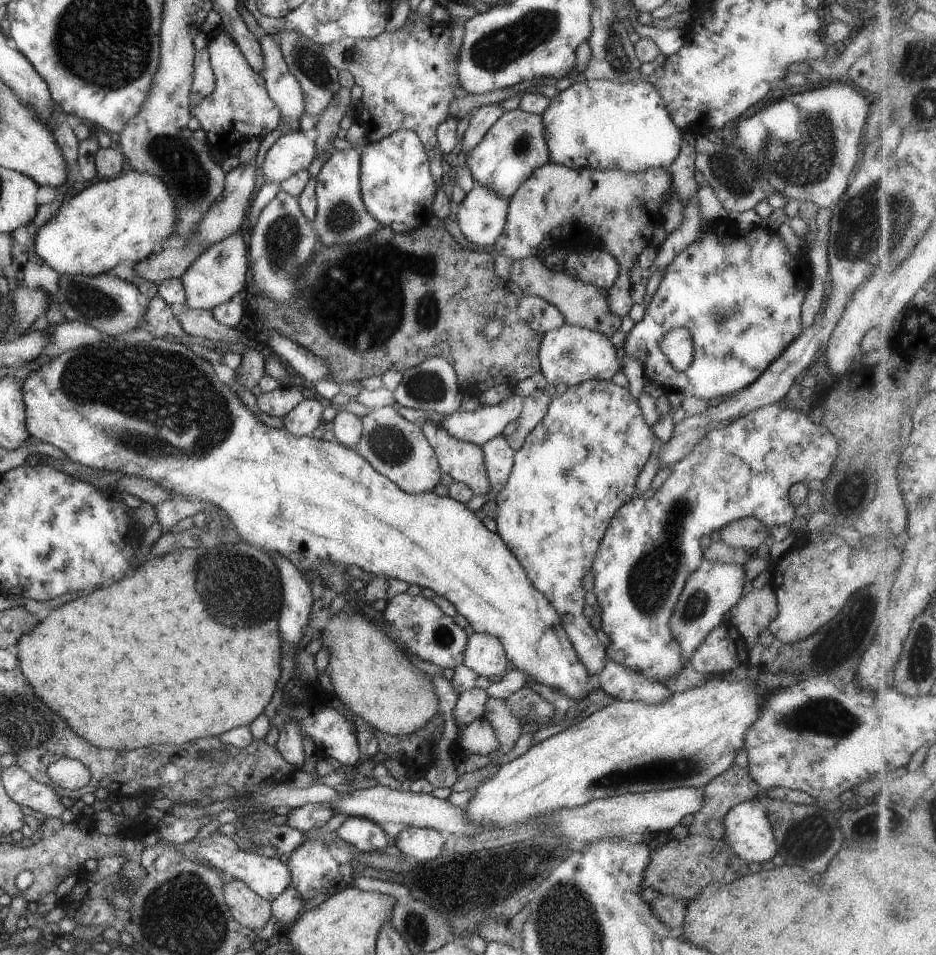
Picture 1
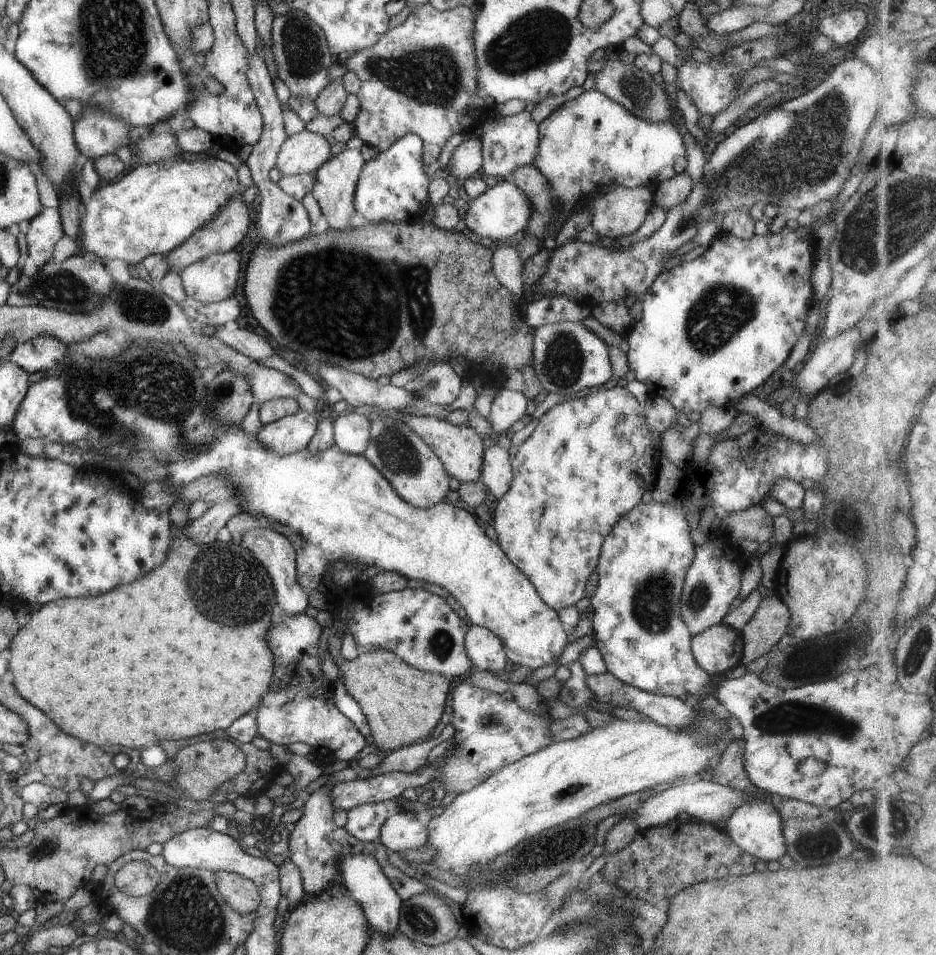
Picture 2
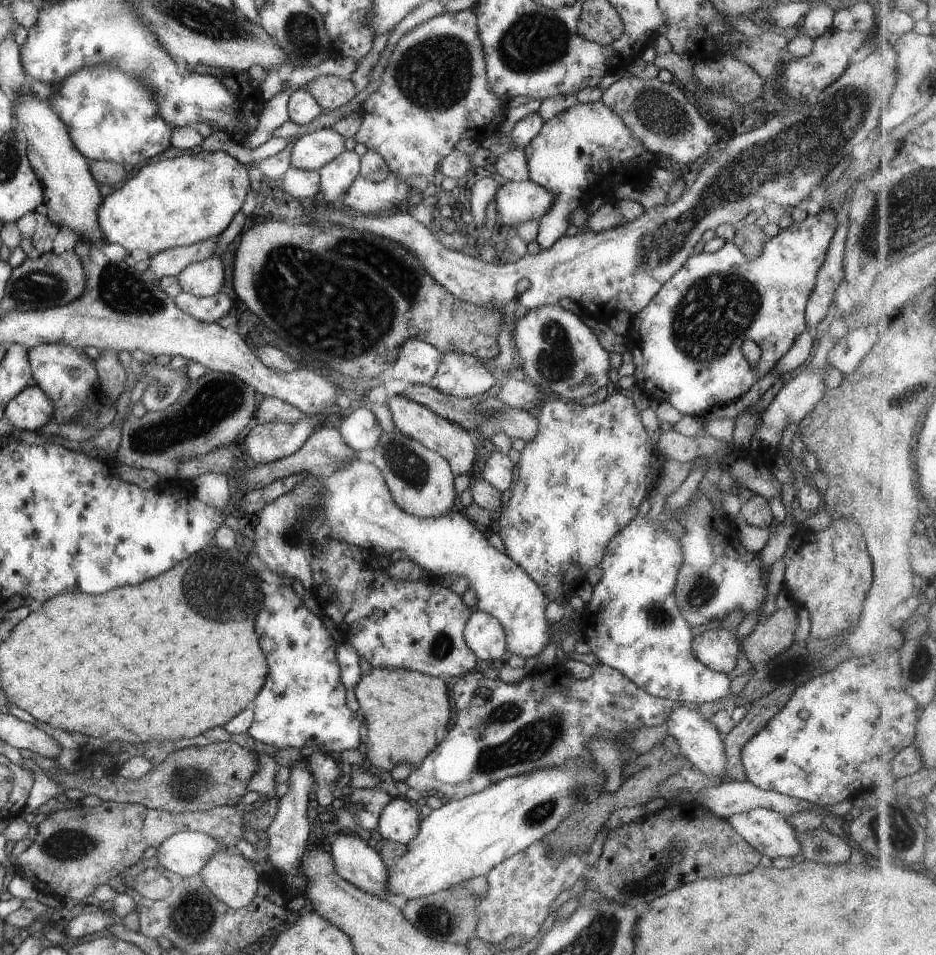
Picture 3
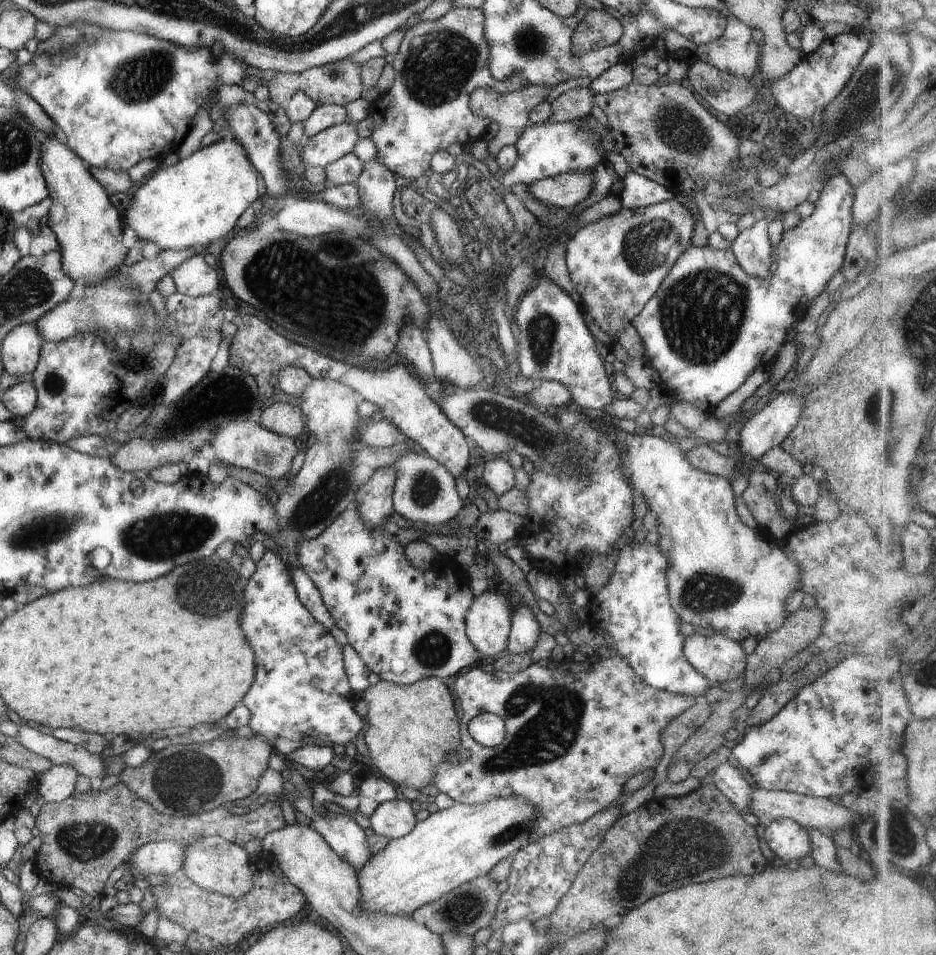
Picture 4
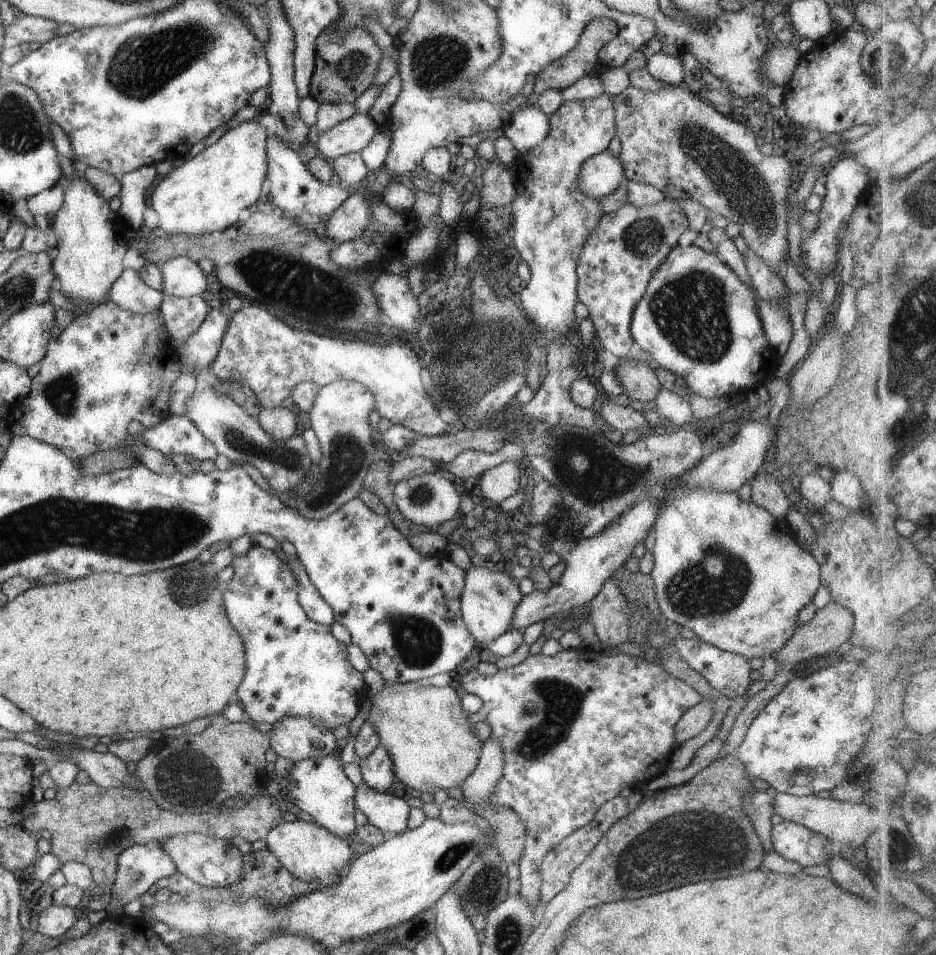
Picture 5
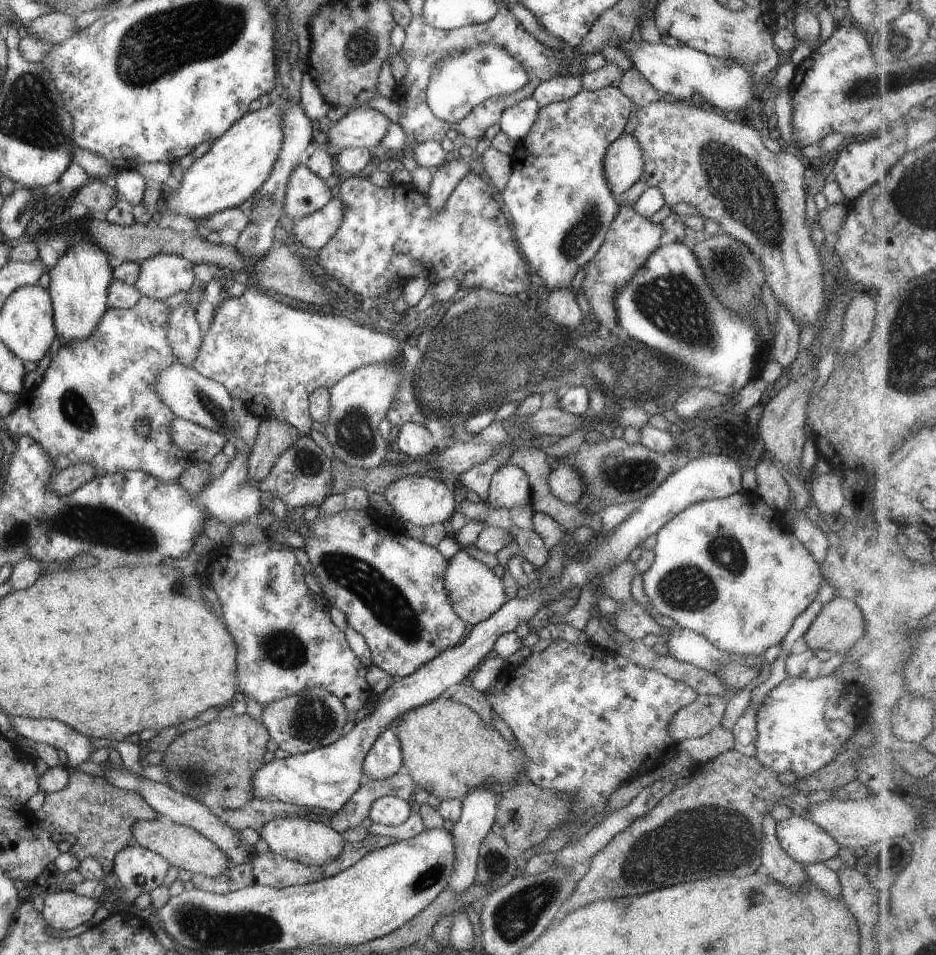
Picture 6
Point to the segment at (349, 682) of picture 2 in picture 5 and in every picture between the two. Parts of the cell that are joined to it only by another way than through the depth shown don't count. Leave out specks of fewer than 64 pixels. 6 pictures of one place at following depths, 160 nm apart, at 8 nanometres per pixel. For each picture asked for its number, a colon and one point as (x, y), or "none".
3: (405, 712)
4: (413, 728)
5: (426, 733)

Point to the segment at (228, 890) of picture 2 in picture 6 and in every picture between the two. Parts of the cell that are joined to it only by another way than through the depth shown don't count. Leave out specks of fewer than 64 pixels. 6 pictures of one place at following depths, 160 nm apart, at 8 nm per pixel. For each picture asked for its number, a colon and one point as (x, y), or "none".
3: (227, 874)
4: (211, 862)
5: (211, 862)
6: (181, 846)

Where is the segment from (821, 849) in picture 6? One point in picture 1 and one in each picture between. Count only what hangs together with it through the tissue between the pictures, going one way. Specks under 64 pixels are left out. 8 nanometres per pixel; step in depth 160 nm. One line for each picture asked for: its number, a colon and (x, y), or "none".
1: (747, 830)
2: (756, 827)
3: (767, 831)
4: (788, 840)
5: (790, 840)

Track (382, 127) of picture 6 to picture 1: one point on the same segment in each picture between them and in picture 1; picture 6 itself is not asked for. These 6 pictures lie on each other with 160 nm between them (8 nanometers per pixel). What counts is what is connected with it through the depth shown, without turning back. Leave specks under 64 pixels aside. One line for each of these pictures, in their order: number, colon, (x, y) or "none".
1: (293, 151)
2: (304, 152)
3: (311, 151)
4: (334, 142)
5: (350, 135)

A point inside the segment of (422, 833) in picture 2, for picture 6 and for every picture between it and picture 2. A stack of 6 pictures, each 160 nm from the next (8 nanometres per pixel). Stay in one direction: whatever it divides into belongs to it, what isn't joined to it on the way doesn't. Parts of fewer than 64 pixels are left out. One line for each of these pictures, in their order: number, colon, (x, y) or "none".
3: (398, 822)
4: (394, 818)
5: (385, 811)
6: (389, 810)

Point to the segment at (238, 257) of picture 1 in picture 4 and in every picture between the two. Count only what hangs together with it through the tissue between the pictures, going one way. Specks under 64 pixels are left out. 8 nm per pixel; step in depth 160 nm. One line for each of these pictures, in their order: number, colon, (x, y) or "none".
2: (213, 277)
3: (203, 278)
4: (193, 277)

